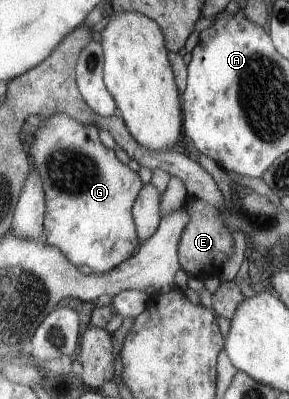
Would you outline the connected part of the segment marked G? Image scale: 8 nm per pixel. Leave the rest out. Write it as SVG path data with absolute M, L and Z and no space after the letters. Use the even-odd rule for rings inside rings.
M65 113L45 115L35 129L33 142L25 147L31 166L38 170L44 194L42 240L57 247L75 266L89 266L91 272L101 274L128 259L141 241L136 235L132 206L142 187L135 171L122 164L113 149L107 149L97 137L95 125L81 124Z

